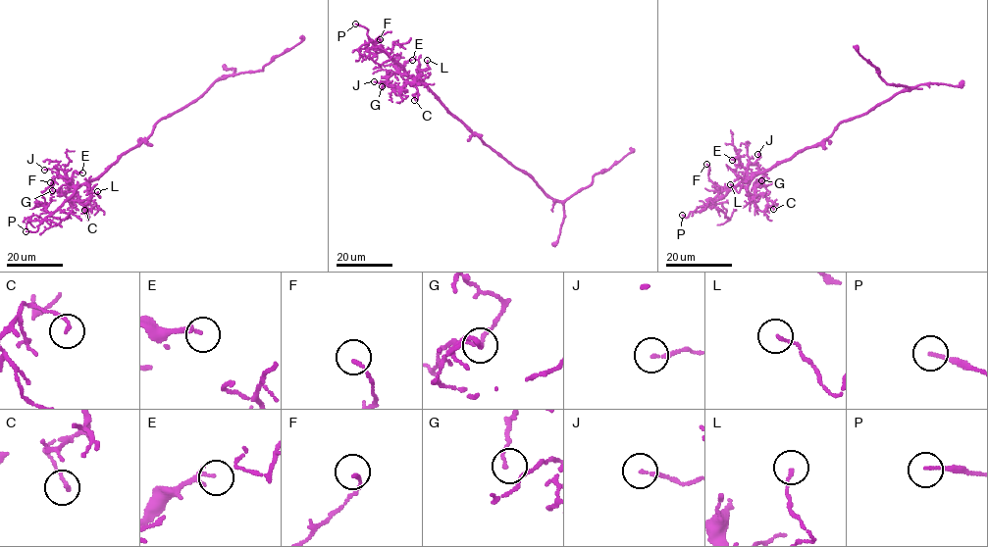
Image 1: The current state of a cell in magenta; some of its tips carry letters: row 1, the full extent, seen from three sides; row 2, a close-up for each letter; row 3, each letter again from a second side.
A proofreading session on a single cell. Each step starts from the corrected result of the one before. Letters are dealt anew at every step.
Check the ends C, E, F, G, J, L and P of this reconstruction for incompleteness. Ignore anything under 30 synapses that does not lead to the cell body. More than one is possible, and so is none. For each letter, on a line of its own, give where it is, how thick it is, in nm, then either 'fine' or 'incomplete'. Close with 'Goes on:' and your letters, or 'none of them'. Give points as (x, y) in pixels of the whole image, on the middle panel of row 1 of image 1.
C: place (414, 100); calibre 130 nm; fine
E: place (412, 60); calibre 170 nm; fine
F: place (380, 39); calibre 130 nm; fine
G: place (382, 86); calibre 140 nm; fine
J: place (374, 81); calibre 150 nm; fine
L: place (427, 60); calibre 120 nm; fine
P: place (355, 24); calibre 130 nm; incomplete
Goes on: P

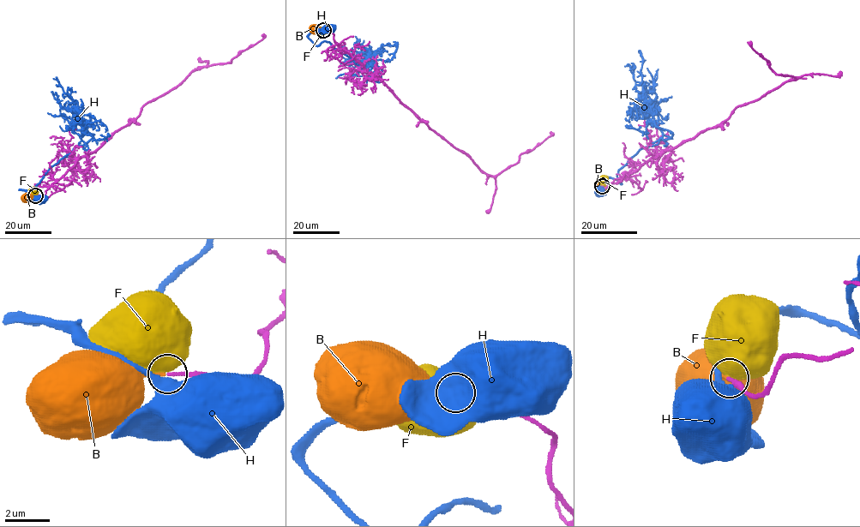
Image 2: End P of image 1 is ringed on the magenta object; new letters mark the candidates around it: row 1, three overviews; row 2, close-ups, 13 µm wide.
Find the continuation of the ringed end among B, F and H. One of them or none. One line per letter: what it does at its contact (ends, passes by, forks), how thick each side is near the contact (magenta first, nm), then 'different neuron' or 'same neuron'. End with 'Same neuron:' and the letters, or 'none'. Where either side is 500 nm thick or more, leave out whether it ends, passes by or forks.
B: it ends | 120/130 nm | same neuron
F: 130/850 nm | different neuron
H: it passes by | 120/480 nm | different neuron
Same neuron: B

